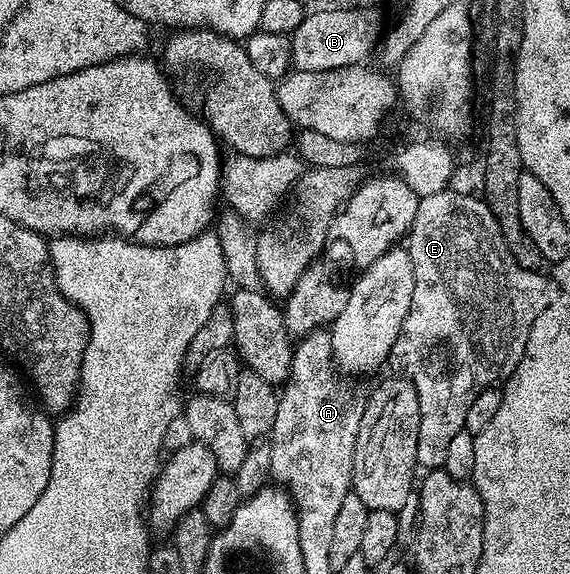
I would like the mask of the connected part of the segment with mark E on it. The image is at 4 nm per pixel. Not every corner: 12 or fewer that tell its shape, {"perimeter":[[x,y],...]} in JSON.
{"perimeter":[[422,195],[387,360],[444,468],[551,299],[484,198]]}

